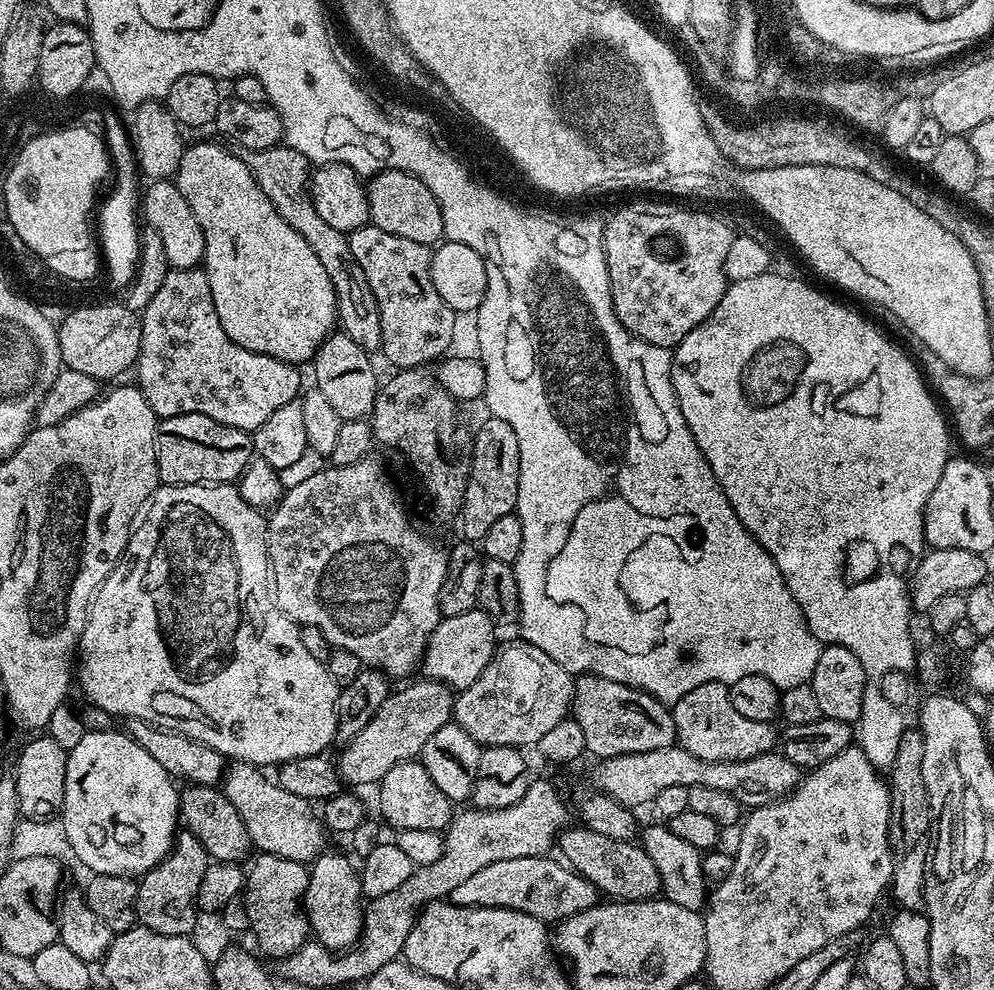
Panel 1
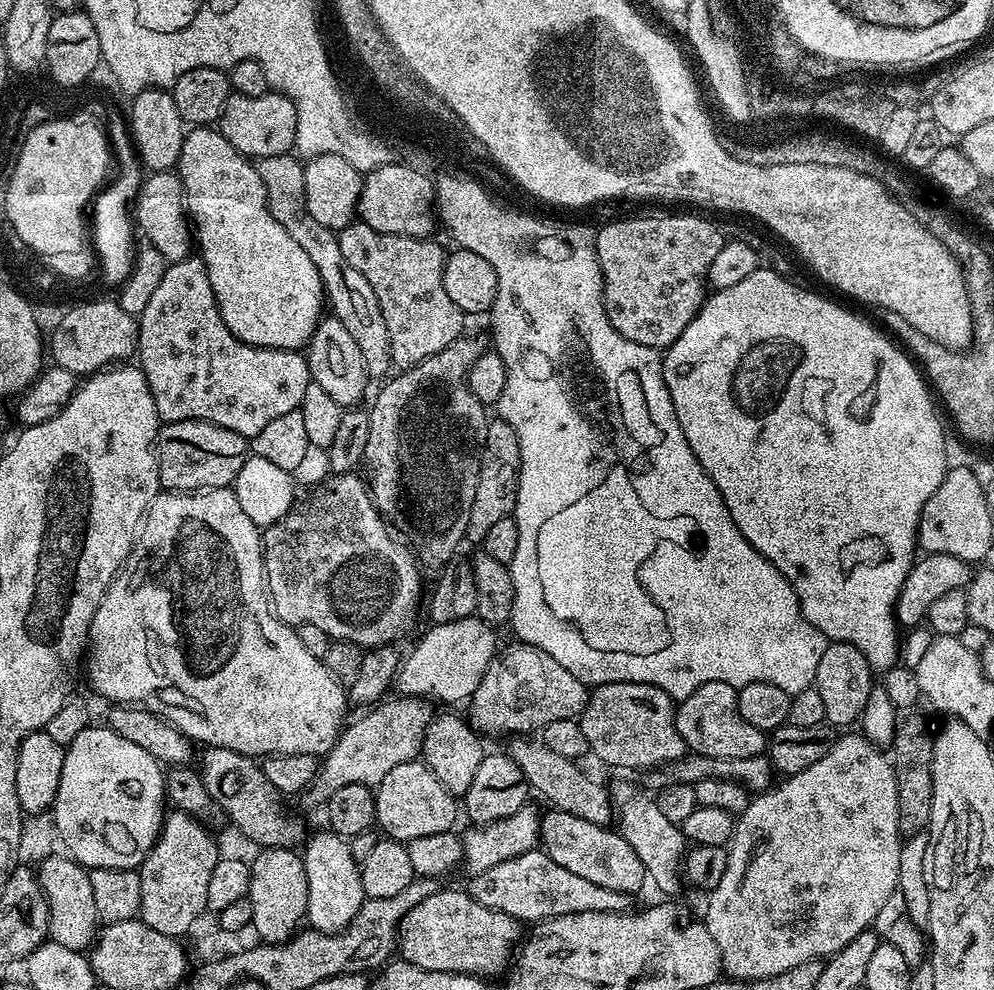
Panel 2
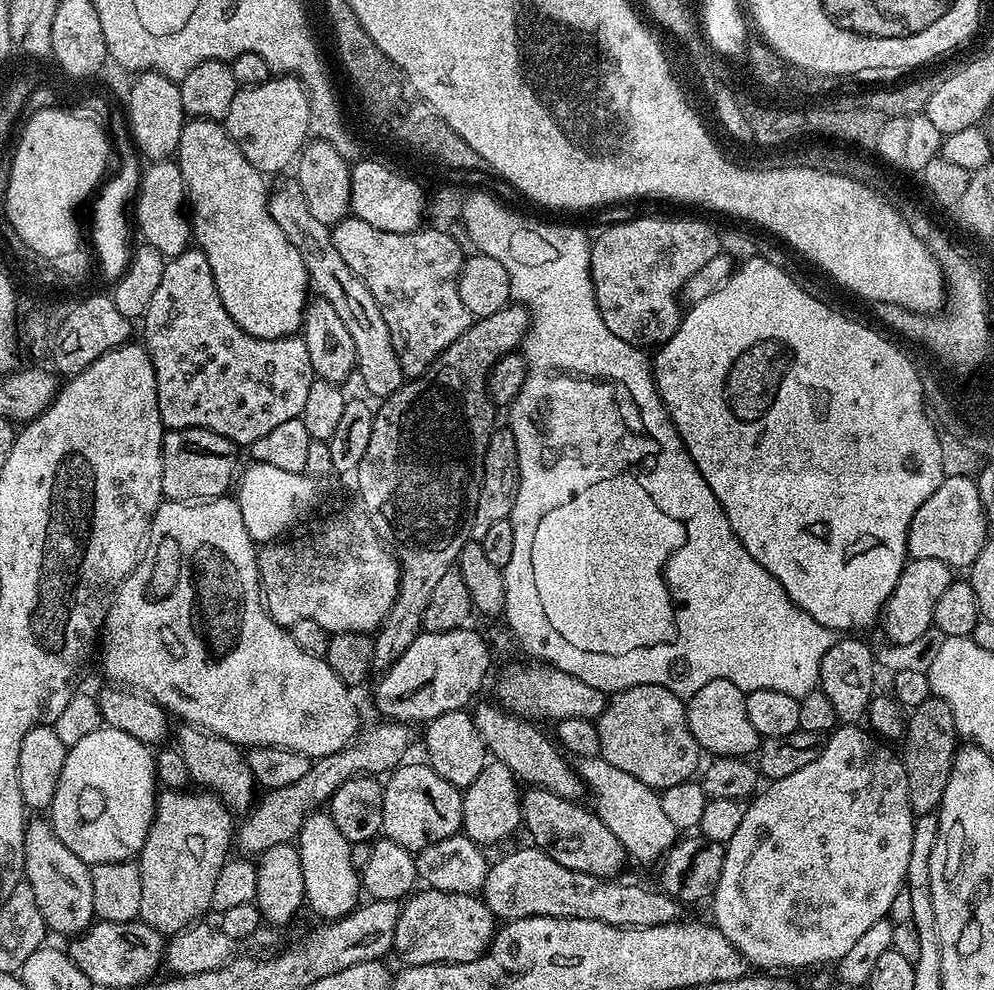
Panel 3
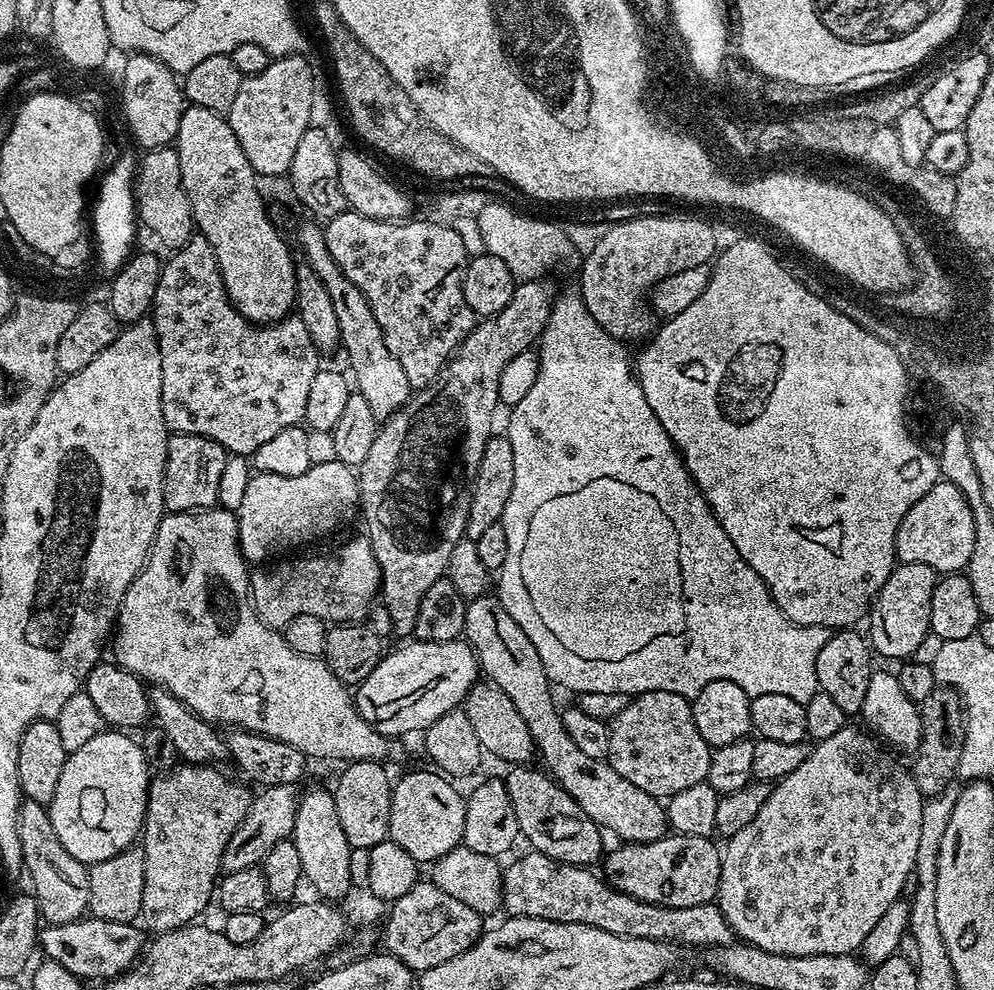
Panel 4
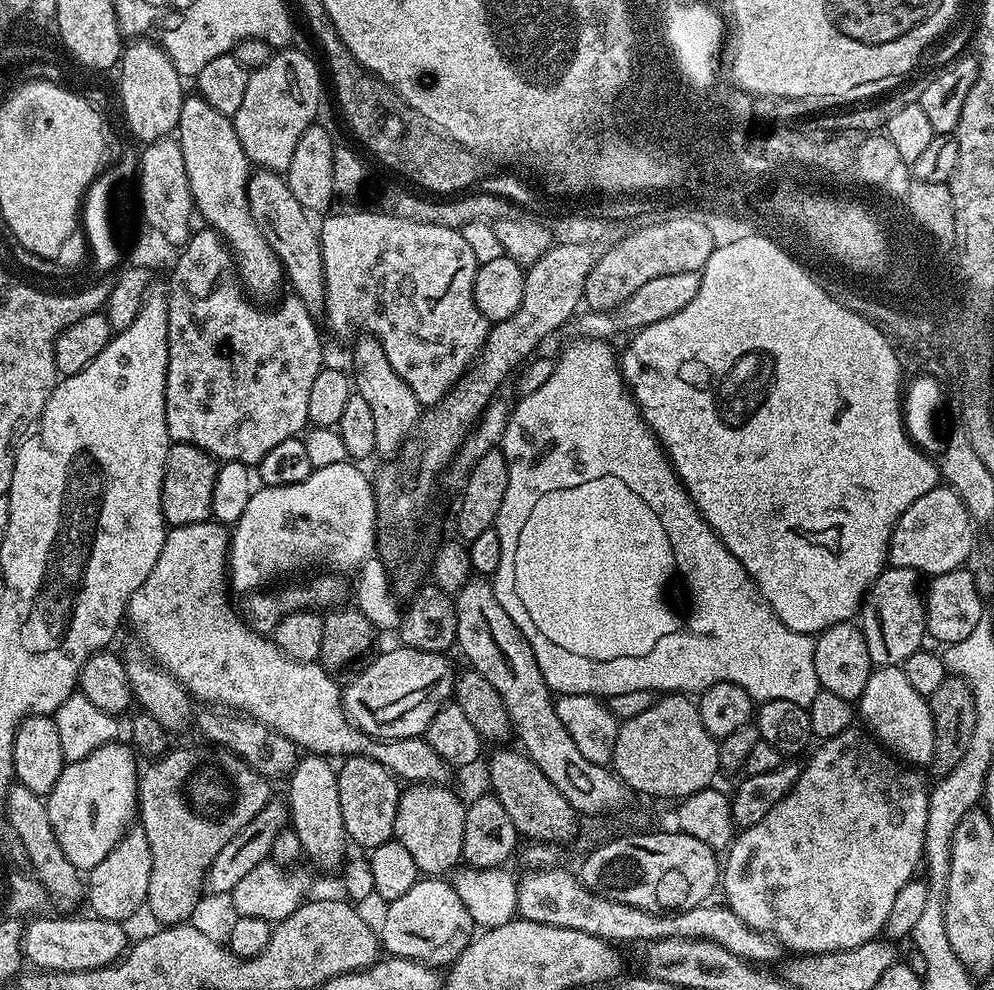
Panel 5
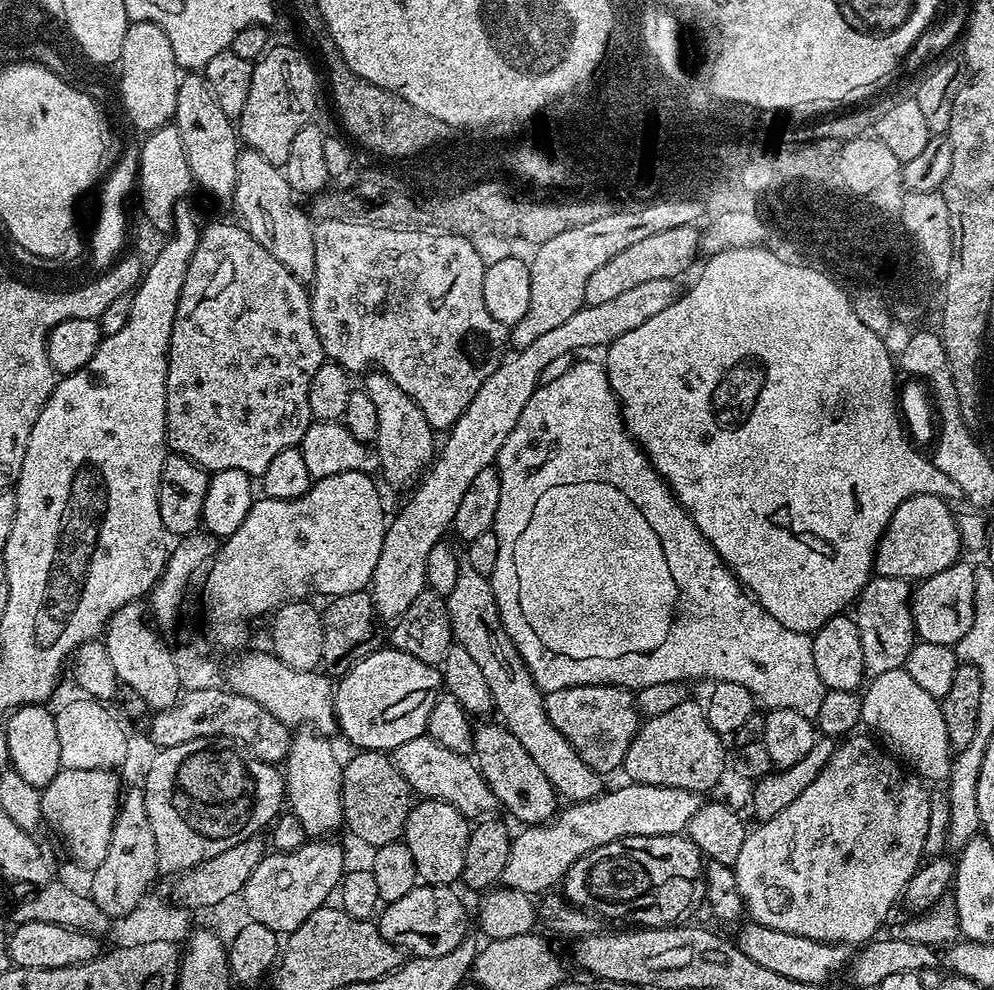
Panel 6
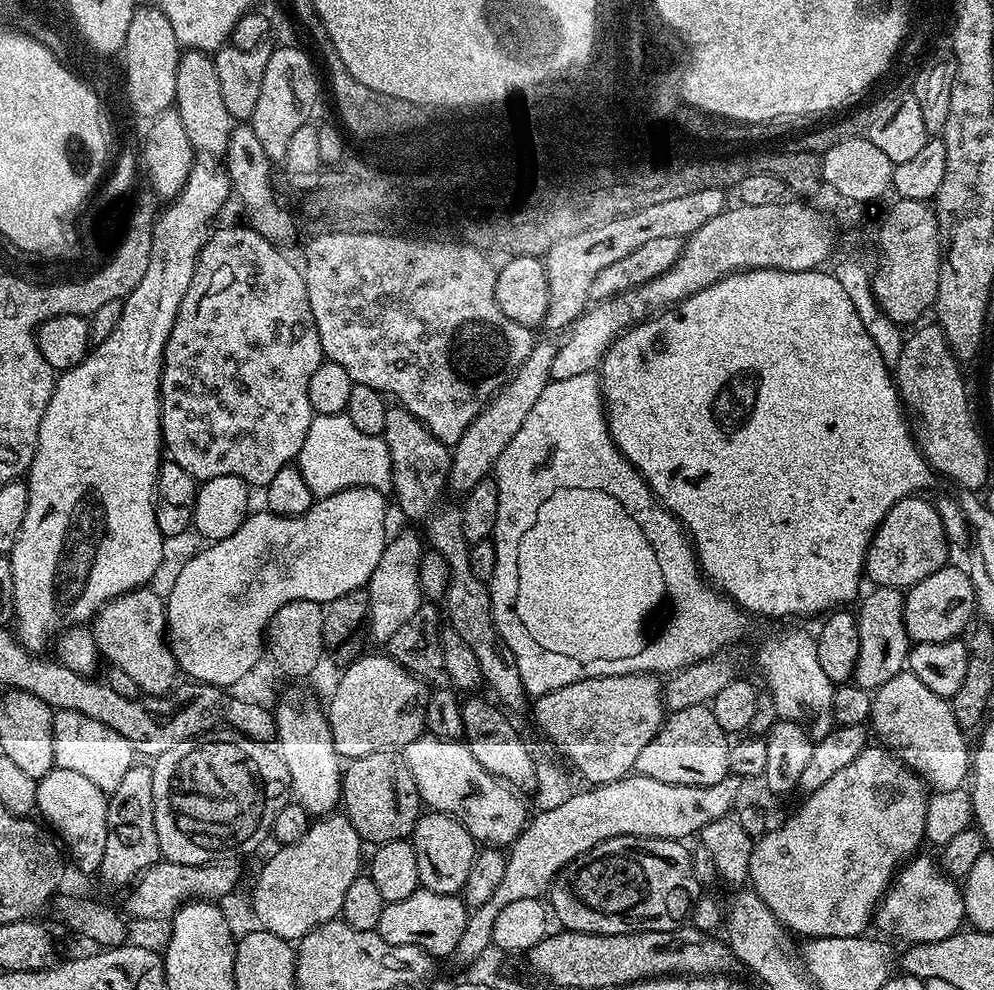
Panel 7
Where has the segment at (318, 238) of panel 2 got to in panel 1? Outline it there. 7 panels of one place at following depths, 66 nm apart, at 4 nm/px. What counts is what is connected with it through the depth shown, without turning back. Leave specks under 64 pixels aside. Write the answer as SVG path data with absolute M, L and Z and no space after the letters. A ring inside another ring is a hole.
M287 146L270 150L243 150L242 159L262 194L270 198L274 210L278 210L278 214L282 214L282 218L286 218L286 222L290 222L290 226L294 226L294 230L298 230L298 234L310 242L310 250L318 254L318 262L322 262L326 274L330 274L330 282L334 282L339 327L369 354L375 353L380 348L382 322L374 290L370 290L370 282L366 282L366 274L362 274L362 266L358 266L358 262L354 262L354 254L350 254L347 235L334 230L314 208L309 192L310 161L298 154L298 150Z

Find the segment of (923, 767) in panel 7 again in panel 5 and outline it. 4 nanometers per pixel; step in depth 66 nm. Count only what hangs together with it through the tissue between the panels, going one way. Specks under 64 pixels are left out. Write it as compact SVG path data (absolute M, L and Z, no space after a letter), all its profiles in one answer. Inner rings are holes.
M895 664L873 667L870 682L866 682L866 690L862 690L858 701L858 716L864 719L863 727L893 757L912 766L933 763L936 735L928 697L918 694L918 690L910 686L903 667Z

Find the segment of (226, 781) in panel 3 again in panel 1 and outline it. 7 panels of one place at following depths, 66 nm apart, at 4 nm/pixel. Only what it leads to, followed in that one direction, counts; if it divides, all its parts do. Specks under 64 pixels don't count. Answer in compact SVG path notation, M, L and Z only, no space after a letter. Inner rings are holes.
M232 762L227 765L222 791L230 800L246 828L251 847L263 854L274 854L278 858L290 858L290 862L308 866L325 851L326 829L321 817L312 813L313 805L307 800L290 794L275 779L267 780L261 769L254 764Z

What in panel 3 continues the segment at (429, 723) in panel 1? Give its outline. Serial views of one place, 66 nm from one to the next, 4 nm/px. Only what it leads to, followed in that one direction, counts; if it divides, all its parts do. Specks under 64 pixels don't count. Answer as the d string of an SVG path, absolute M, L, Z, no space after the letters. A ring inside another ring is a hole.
M404 722L379 723L373 728L365 727L356 739L342 750L313 759L312 768L306 770L306 774L302 774L298 782L265 791L264 797L261 795L247 815L241 819L245 820L241 824L239 821L234 832L235 851L240 851L237 853L248 858L256 858L261 852L270 850L270 846L293 843L299 837L309 814L327 805L338 790L338 786L342 786L342 782L346 782L351 776L361 774L379 777L397 767L407 757L404 755L407 754L408 743L412 740L411 734L408 733L409 725Z

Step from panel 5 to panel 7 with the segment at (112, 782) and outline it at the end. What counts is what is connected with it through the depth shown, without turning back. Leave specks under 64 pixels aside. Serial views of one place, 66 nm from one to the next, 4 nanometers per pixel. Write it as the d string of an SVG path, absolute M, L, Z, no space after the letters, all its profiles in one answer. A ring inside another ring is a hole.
M57 767L39 780L36 789L36 812L48 819L47 827L62 841L71 863L73 860L84 872L99 873L102 854L106 854L108 796L101 788L94 786L90 778L74 774L74 770Z

